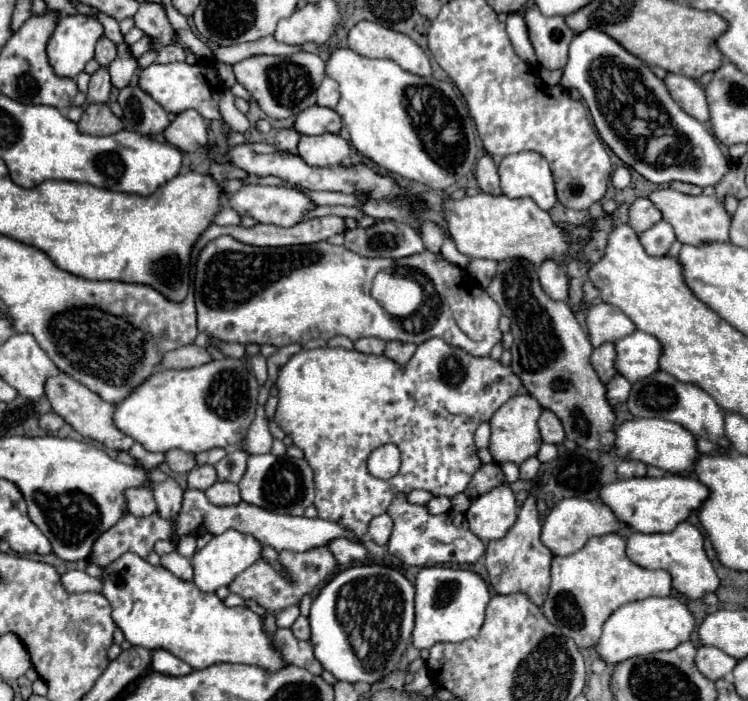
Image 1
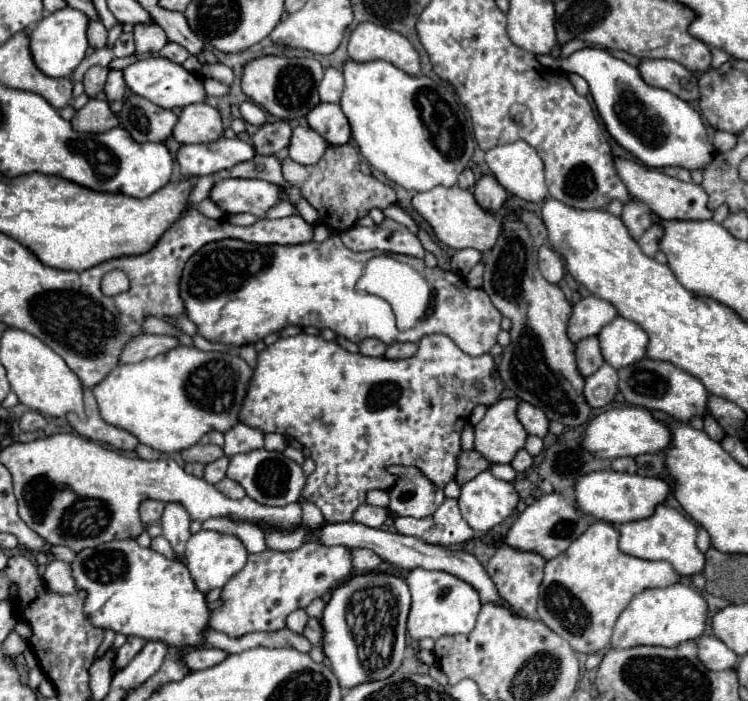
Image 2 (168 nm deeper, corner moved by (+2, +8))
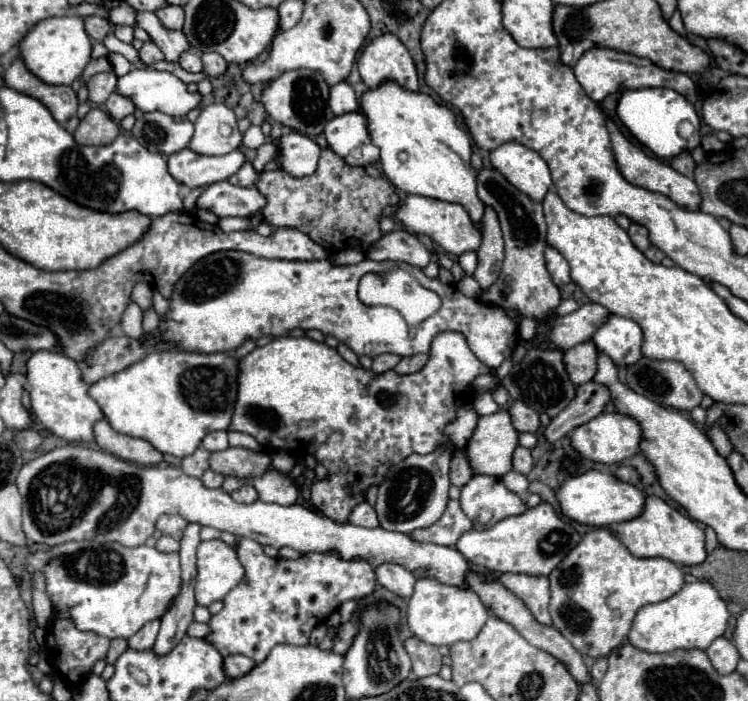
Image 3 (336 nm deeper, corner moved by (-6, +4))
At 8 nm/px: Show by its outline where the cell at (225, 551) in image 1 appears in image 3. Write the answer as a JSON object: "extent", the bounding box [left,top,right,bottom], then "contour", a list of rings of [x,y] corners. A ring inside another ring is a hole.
{"extent":[196,540,244,606],"contour":[[[222,540],[200,542],[196,576],[196,600],[200,606],[222,600],[242,578],[244,568],[232,546]]]}

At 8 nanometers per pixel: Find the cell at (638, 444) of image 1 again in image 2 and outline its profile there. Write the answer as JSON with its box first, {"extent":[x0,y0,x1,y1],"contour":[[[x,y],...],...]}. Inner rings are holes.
{"extent":[582,408,670,458],"contour":[[[612,408],[588,422],[582,438],[582,446],[596,458],[620,458],[620,456],[640,456],[648,452],[660,452],[670,444],[670,430],[660,420],[656,420],[644,408]]]}

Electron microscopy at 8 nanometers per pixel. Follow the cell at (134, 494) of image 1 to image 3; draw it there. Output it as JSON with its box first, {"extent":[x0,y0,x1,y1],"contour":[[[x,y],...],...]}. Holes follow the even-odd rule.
{"extent":[156,514,188,540],"contour":[[[164,514],[164,516],[158,518],[156,528],[158,528],[162,534],[168,534],[168,536],[174,536],[176,540],[180,540],[186,524],[188,524],[188,522],[186,522],[182,516],[168,516],[168,514]]]}

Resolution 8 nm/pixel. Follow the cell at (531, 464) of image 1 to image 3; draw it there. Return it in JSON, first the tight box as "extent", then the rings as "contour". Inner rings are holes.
{"extent":[514,446,534,474],"contour":[[[518,446],[514,450],[514,470],[520,472],[520,474],[528,474],[532,470],[532,466],[534,466],[534,460],[532,460],[530,450]]]}

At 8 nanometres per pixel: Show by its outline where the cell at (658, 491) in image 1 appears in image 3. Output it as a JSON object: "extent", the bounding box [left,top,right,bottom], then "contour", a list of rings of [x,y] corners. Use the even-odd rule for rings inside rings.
{"extent":[556,470,646,526],"contour":[[[588,470],[582,476],[568,478],[560,486],[556,496],[564,516],[588,526],[610,526],[610,524],[634,520],[642,514],[644,502],[646,502],[646,494],[640,488],[618,480],[614,474],[606,474],[598,470]]]}

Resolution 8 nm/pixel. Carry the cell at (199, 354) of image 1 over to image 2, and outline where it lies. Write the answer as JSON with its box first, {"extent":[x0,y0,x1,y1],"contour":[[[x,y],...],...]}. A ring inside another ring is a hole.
{"extent":[120,334,178,362],"contour":[[[138,334],[134,336],[120,354],[120,362],[140,362],[146,358],[154,358],[158,354],[164,354],[178,346],[178,340],[174,336],[152,336],[152,334]]]}

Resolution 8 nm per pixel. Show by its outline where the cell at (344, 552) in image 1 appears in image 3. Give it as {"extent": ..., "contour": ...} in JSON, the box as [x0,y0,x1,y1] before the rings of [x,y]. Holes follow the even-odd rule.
{"extent":[376,562,416,598],"contour":[[[382,562],[376,568],[376,580],[380,586],[392,590],[400,598],[410,598],[412,590],[414,590],[412,586],[416,582],[416,578],[404,566],[392,564],[392,562]]]}

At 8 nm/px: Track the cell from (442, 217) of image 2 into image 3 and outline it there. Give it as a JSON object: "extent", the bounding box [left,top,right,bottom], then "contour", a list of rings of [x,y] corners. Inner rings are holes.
{"extent":[380,194,482,256],"contour":[[[412,194],[406,196],[406,200],[400,204],[400,208],[392,216],[388,216],[380,222],[382,234],[396,230],[394,220],[400,220],[404,224],[404,230],[408,230],[410,234],[430,236],[444,252],[450,252],[450,254],[460,256],[464,252],[476,250],[482,242],[482,232],[476,228],[476,224],[468,216],[468,212],[460,204],[452,204],[452,202],[444,202],[444,200],[426,198],[426,196],[412,196]]]}

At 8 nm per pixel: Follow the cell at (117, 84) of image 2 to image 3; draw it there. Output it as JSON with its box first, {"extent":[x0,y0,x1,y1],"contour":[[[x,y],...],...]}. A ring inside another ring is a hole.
{"extent":[106,92,136,120],"contour":[[[112,92],[112,94],[110,94],[110,98],[108,98],[108,102],[106,102],[106,108],[108,108],[108,112],[110,112],[110,116],[112,116],[114,120],[122,120],[124,116],[134,114],[134,110],[136,110],[134,102],[132,102],[130,98],[118,94],[118,92]]]}

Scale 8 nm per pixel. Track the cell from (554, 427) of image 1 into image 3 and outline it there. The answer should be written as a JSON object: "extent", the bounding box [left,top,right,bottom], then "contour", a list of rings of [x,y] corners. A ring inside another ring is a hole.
{"extent":[508,402,540,434],"contour":[[[514,402],[508,412],[510,412],[512,424],[518,432],[532,432],[534,434],[540,428],[540,416],[530,406],[526,406],[522,402]]]}

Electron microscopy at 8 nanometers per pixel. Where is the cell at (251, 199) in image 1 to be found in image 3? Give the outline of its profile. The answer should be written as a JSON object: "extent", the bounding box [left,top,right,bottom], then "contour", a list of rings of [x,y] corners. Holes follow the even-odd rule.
{"extent":[196,182,266,216],"contour":[[[214,182],[196,202],[200,208],[222,216],[252,216],[266,206],[266,196],[258,188],[242,188],[230,182]]]}

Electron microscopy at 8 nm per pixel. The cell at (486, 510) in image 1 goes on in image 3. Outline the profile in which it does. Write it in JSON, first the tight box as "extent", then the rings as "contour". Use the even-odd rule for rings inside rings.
{"extent":[460,474,526,528],"contour":[[[486,474],[474,476],[474,480],[462,488],[460,504],[476,528],[492,528],[496,522],[526,510],[518,494],[510,492],[500,478]]]}

